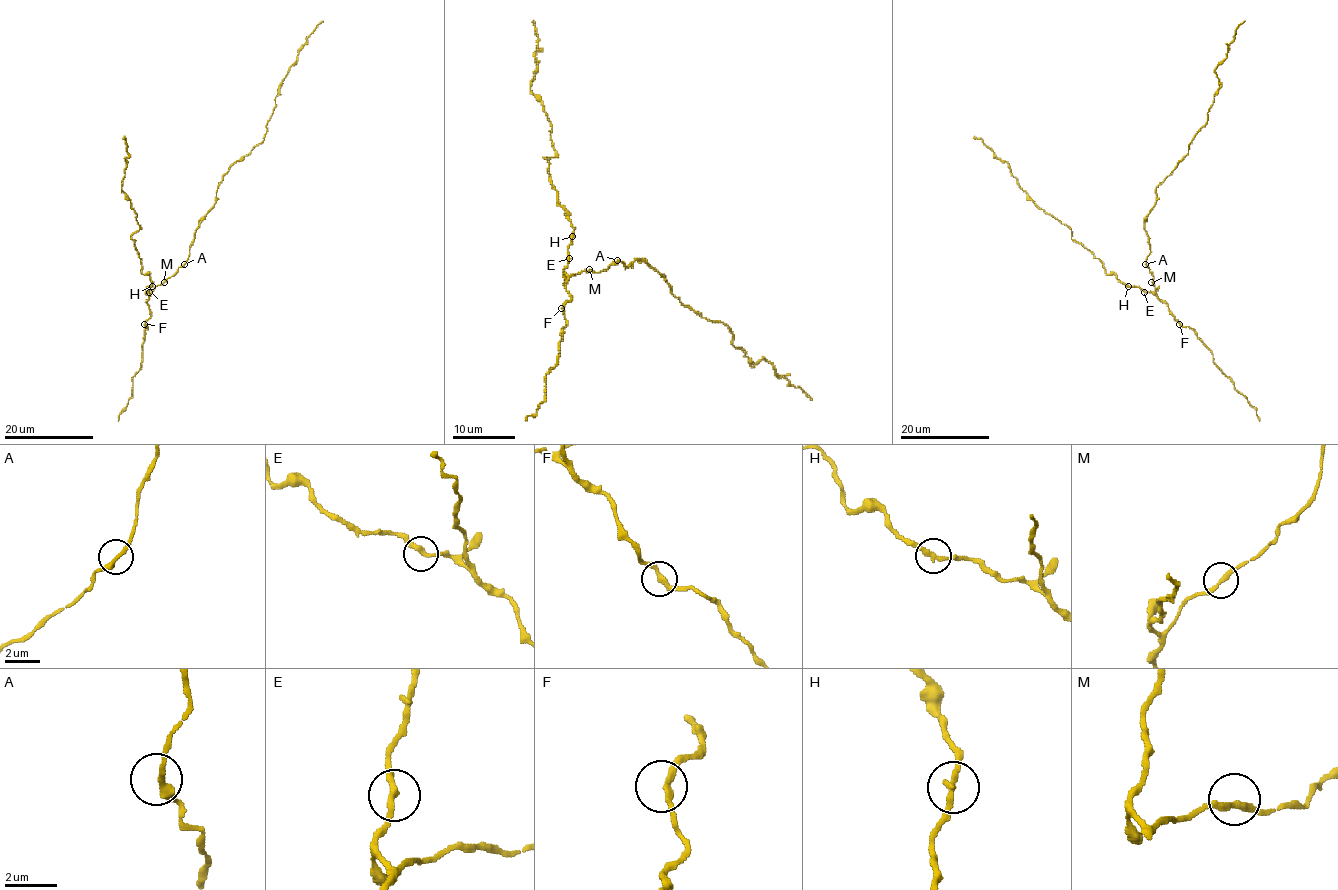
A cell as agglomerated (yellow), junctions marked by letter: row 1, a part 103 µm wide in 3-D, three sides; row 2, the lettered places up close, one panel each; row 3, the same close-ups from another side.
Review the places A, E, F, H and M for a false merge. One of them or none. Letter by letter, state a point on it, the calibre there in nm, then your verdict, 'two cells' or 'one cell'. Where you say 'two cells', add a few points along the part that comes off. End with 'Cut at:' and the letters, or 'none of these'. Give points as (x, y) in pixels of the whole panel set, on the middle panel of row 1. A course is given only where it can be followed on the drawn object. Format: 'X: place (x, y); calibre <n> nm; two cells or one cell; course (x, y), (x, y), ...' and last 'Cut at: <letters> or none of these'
A: place (617, 260); calibre 260 nm; one cell
E: place (569, 258); calibre 240 nm; one cell
F: place (561, 308); calibre 240 nm; one cell
H: place (572, 236); calibre 240 nm; one cell
M: place (589, 269); calibre 260 nm; one cell
Cut at: none of these

